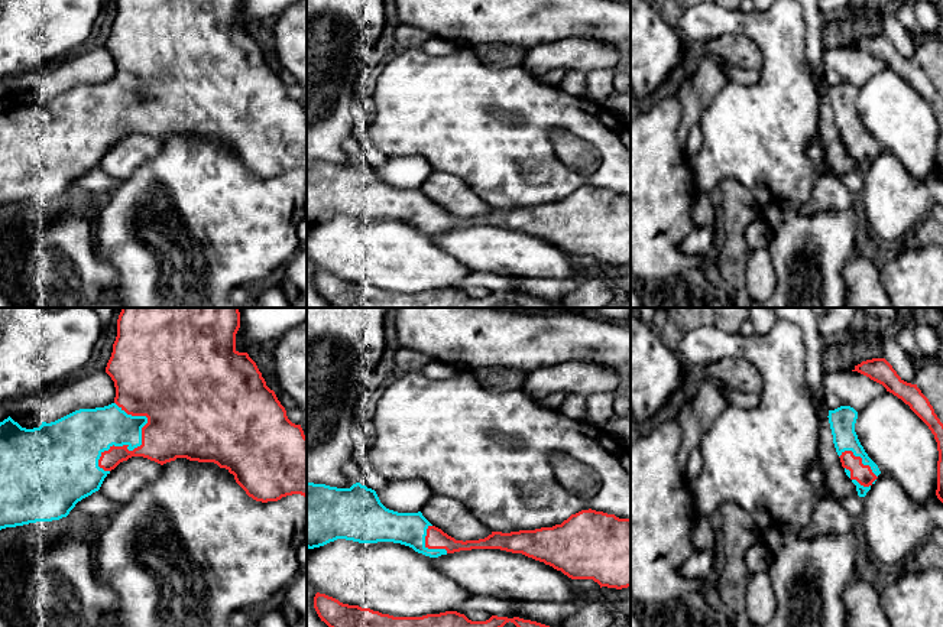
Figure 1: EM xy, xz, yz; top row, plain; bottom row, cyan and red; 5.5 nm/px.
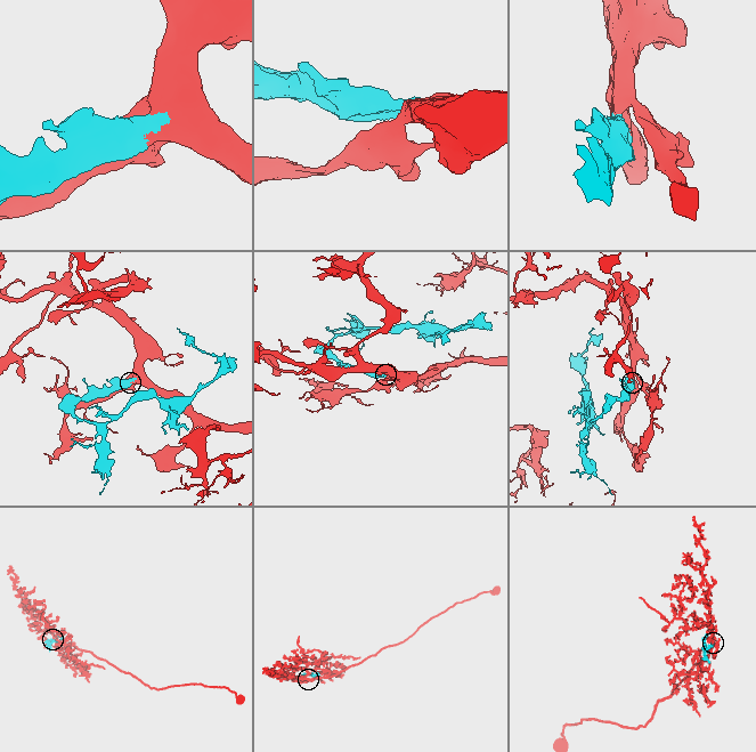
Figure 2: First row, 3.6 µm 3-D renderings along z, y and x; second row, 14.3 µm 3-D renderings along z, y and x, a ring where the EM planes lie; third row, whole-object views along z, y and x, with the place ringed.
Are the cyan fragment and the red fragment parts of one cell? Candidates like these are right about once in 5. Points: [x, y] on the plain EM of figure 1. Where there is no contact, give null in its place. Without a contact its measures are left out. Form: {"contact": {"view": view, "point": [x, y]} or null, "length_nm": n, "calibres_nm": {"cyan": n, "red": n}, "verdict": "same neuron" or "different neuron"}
{"contact": {"view": "xy", "point": [127, 124]}, "length_nm": 400, "calibres_nm": {"cyan": 280, "red": 280}, "verdict": "same neuron"}

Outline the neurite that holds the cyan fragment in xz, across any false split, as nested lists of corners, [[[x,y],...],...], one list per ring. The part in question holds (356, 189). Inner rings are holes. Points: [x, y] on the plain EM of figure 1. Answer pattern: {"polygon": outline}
{"polygon": [[[307,157],[307,224],[337,215],[401,220],[430,234],[500,225],[544,238],[571,256],[593,256],[600,264],[631,263],[631,195],[592,185],[552,204],[492,208],[485,215],[463,218],[432,202],[421,188],[386,185],[376,168],[360,159],[337,165]]]}

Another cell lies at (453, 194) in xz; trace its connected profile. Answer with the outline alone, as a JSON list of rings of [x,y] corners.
[[[432,170],[421,189],[432,202],[456,217],[479,217],[492,211],[492,207],[456,175]]]

